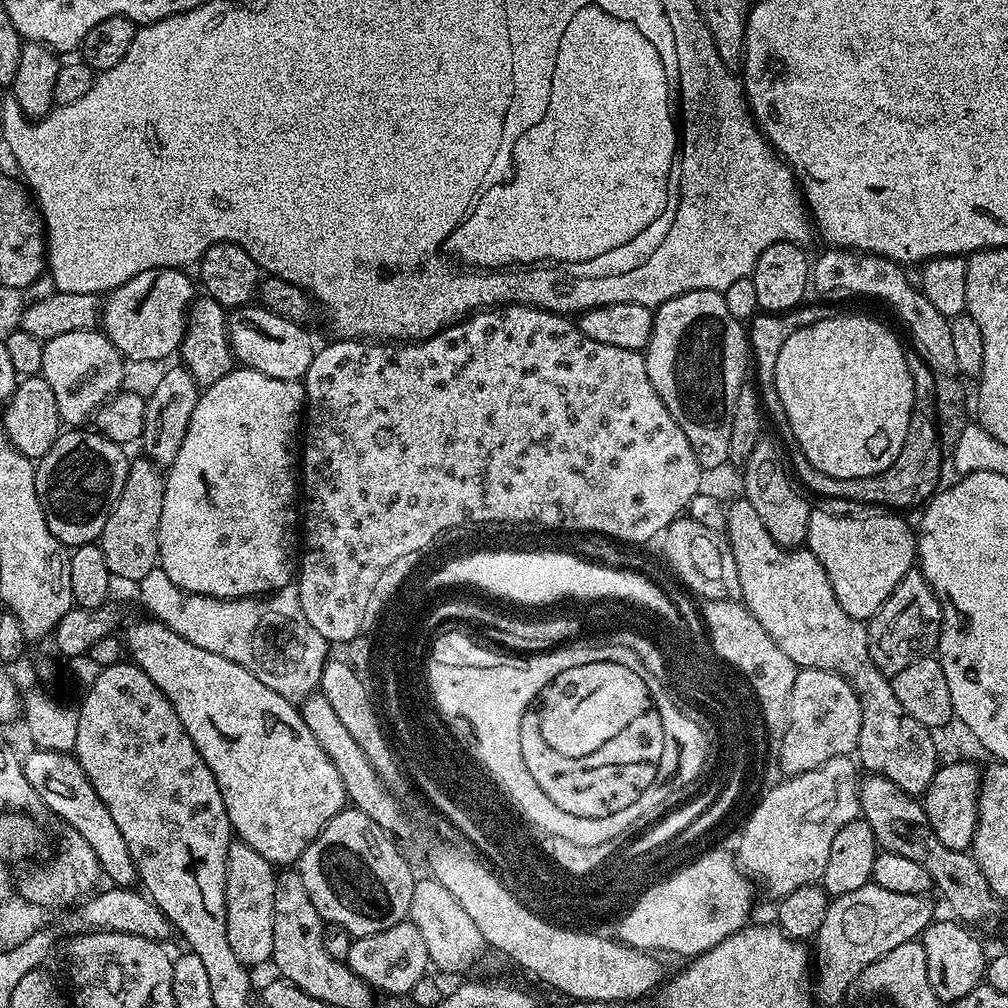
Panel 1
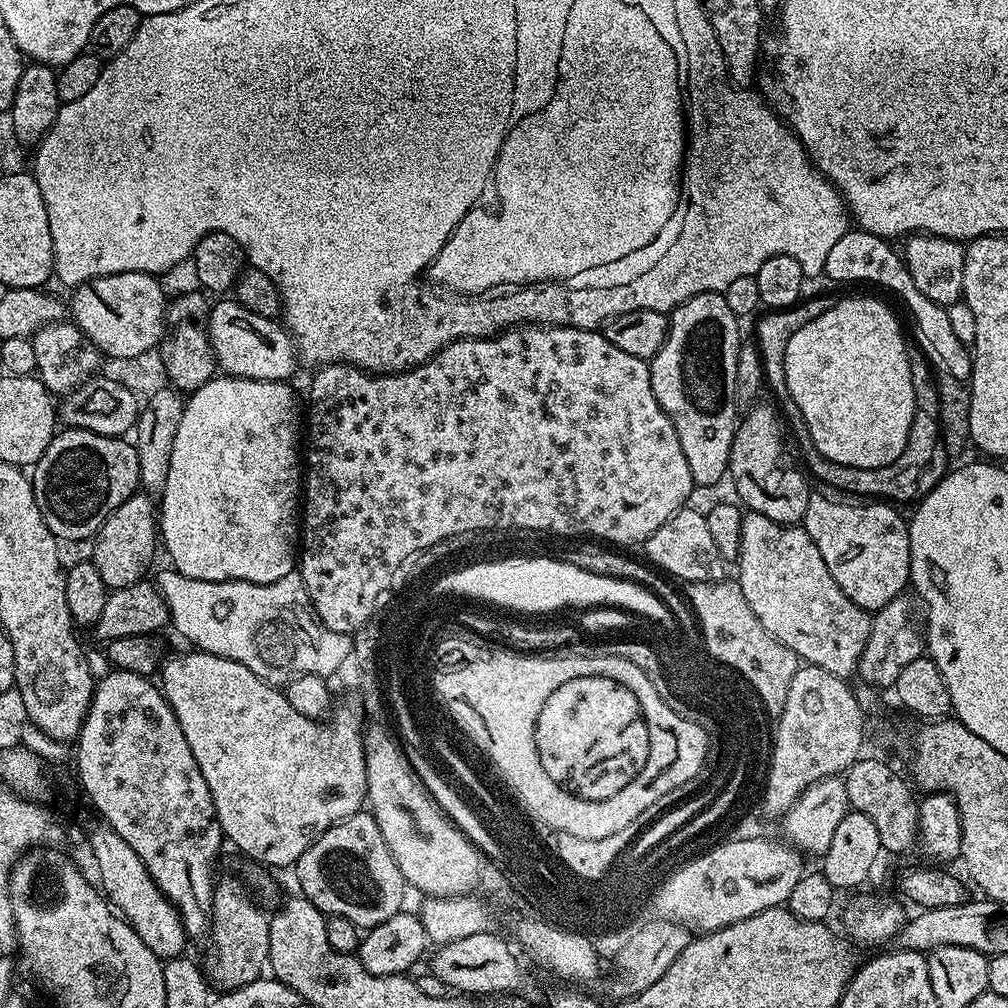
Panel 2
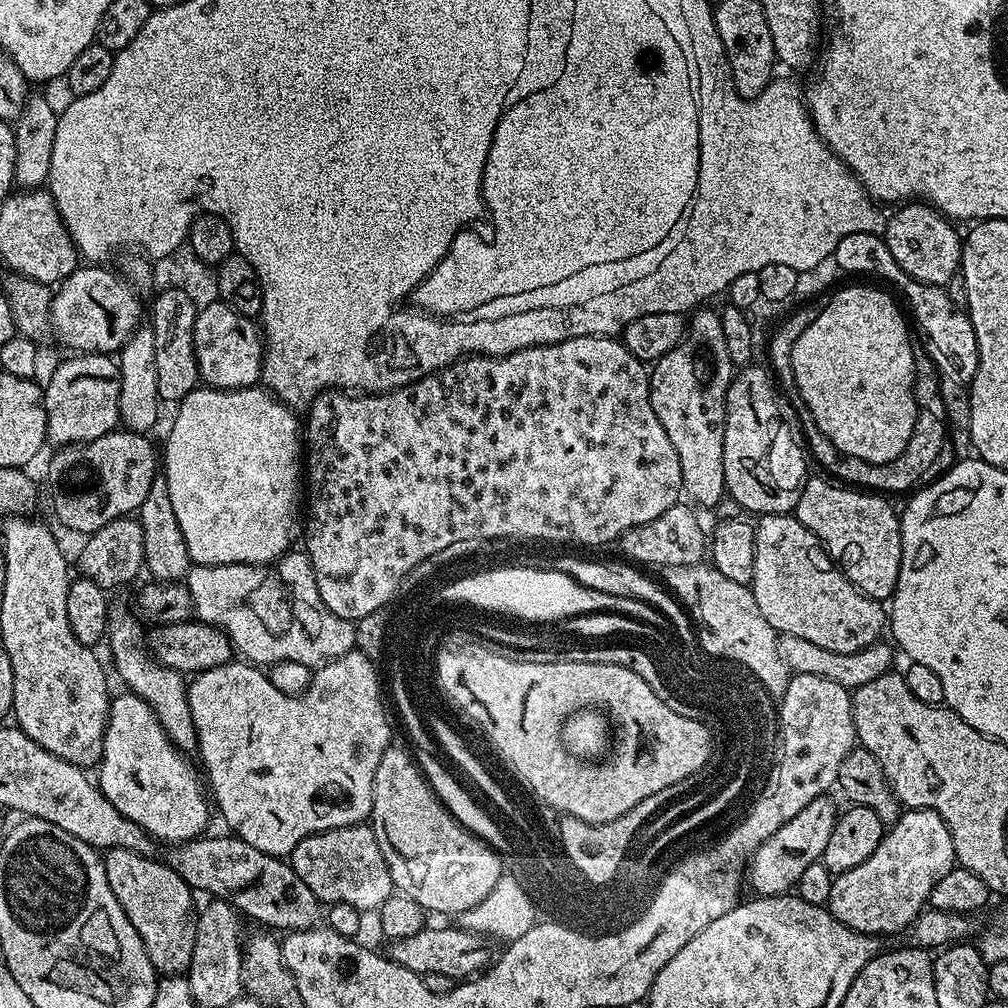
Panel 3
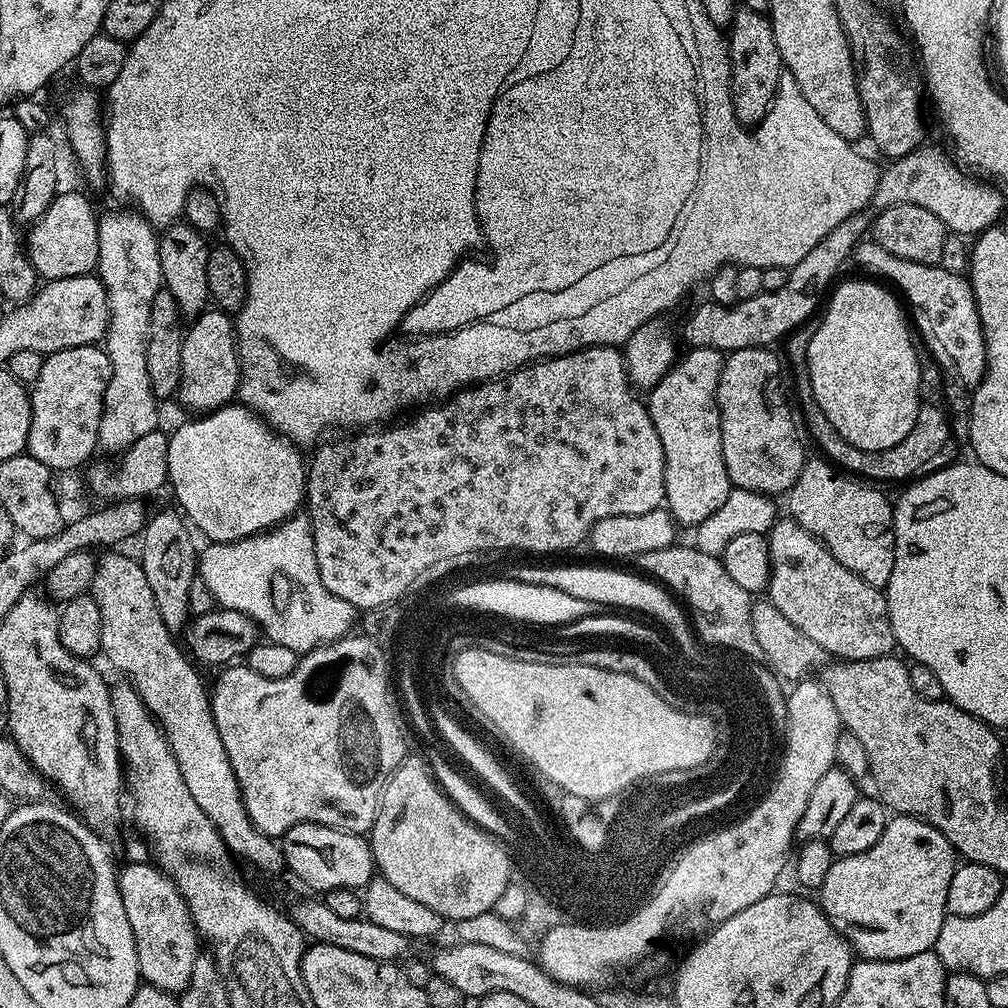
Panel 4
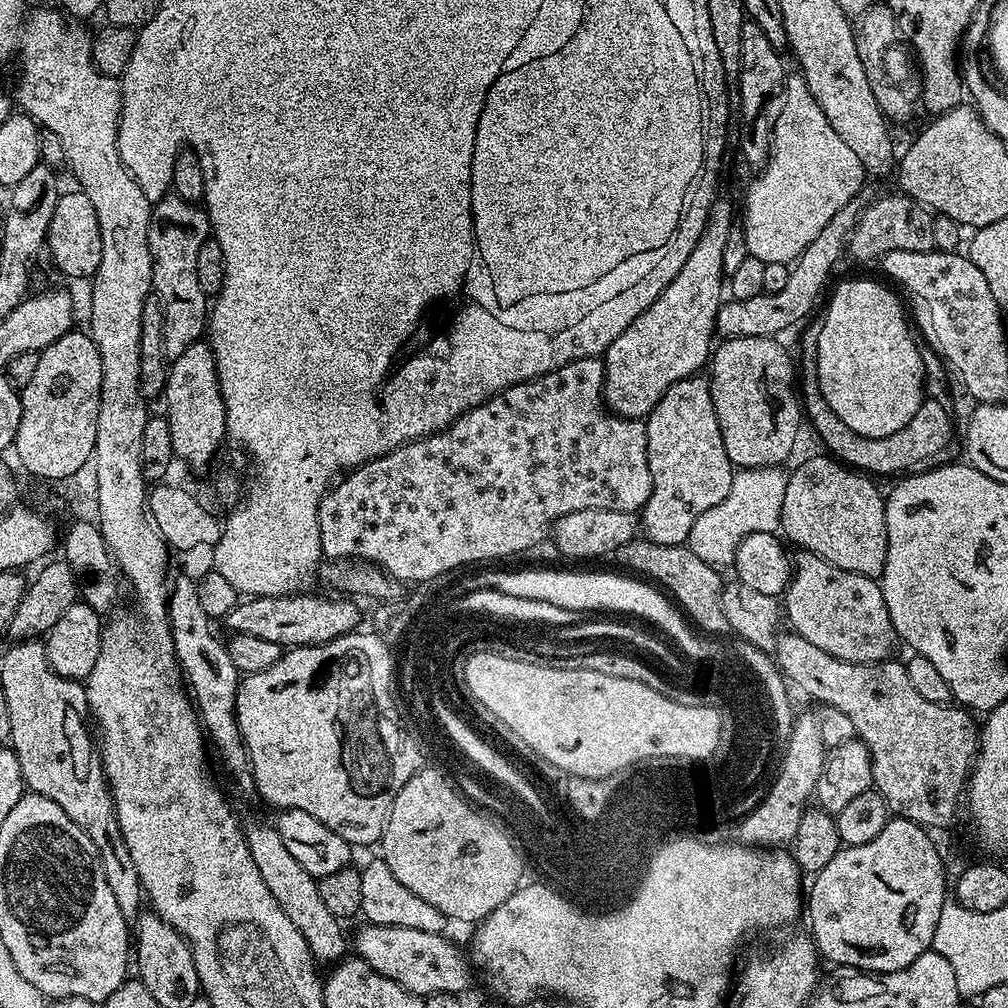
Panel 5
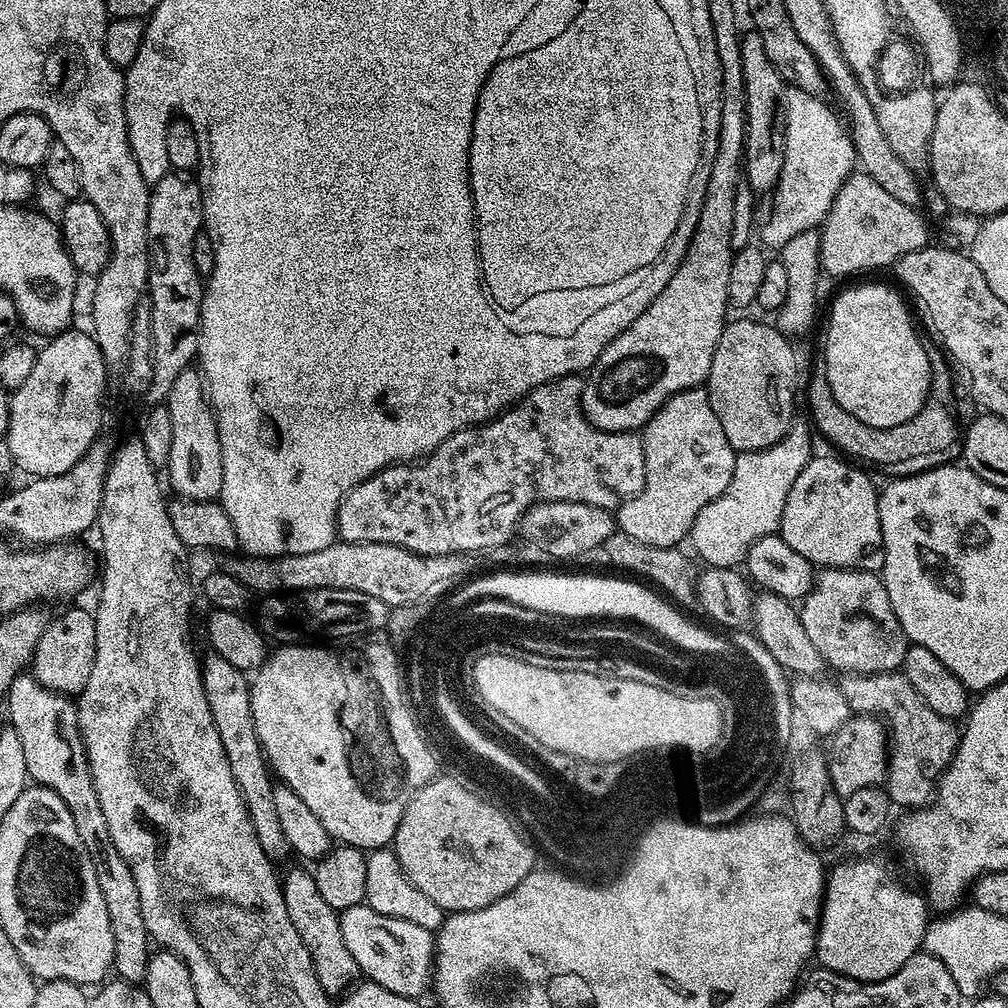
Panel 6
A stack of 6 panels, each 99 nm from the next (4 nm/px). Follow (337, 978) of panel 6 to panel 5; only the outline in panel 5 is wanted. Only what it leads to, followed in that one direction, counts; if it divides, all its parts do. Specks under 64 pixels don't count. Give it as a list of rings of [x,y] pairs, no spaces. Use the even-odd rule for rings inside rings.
[[[248,824],[244,830],[244,836],[248,839],[250,854],[254,854],[254,862],[258,865],[258,872],[262,874],[262,880],[274,894],[278,906],[286,913],[286,918],[298,926],[298,934],[306,938],[306,946],[310,946],[312,959],[321,965],[335,965],[345,959],[350,952],[350,940],[344,937],[345,925],[337,920],[330,909],[322,903],[322,894],[317,877],[306,874],[300,863],[290,855],[290,850],[282,843],[282,838],[276,833],[275,827],[268,824]]]

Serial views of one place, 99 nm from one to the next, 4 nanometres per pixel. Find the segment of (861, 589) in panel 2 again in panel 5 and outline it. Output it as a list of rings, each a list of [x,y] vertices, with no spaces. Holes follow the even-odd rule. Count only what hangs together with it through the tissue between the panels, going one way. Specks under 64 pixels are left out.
[[[827,459],[804,460],[800,468],[791,470],[785,490],[783,535],[789,541],[800,540],[801,549],[818,554],[831,564],[839,564],[847,572],[879,573],[888,549],[882,492],[880,496],[872,485],[871,475],[857,474],[839,460]]]

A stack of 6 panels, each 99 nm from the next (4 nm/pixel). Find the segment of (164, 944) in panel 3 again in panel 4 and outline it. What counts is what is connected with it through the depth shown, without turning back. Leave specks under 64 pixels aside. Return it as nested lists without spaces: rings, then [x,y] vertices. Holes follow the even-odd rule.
[[[128,862],[125,865],[119,869],[118,879],[122,906],[126,906],[130,930],[134,930],[141,981],[153,984],[158,990],[182,993],[190,982],[190,974],[194,974],[194,962],[201,951],[188,904],[168,873],[155,863]]]

